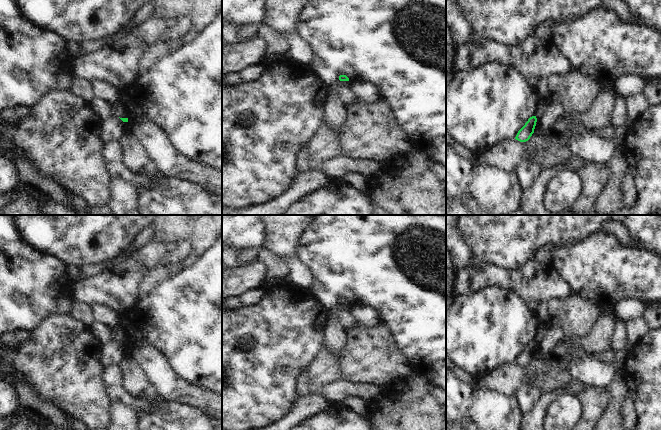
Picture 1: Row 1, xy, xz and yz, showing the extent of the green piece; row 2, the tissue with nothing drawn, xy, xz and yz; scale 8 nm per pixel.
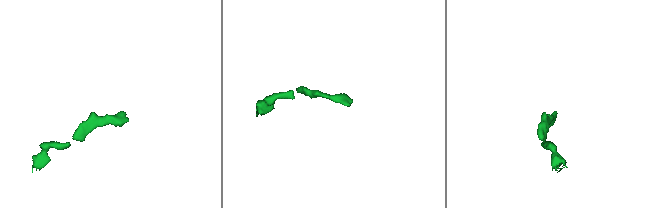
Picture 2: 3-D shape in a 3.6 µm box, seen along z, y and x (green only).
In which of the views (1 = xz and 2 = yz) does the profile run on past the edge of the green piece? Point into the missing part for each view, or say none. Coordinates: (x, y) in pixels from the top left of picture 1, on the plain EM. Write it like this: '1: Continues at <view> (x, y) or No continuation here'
1: No continuation here
2: No continuation here

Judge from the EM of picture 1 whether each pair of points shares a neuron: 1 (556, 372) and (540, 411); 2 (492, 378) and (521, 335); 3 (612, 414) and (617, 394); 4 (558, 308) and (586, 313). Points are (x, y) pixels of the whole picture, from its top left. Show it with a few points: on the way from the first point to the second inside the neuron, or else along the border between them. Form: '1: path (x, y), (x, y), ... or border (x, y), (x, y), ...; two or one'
1: border (570, 382), (547, 391), (542, 395); two
2: border (514, 360), (501, 364), (481, 377); two
3: path (614, 409), (615, 399); one
4: path (565, 313), (579, 313); one

